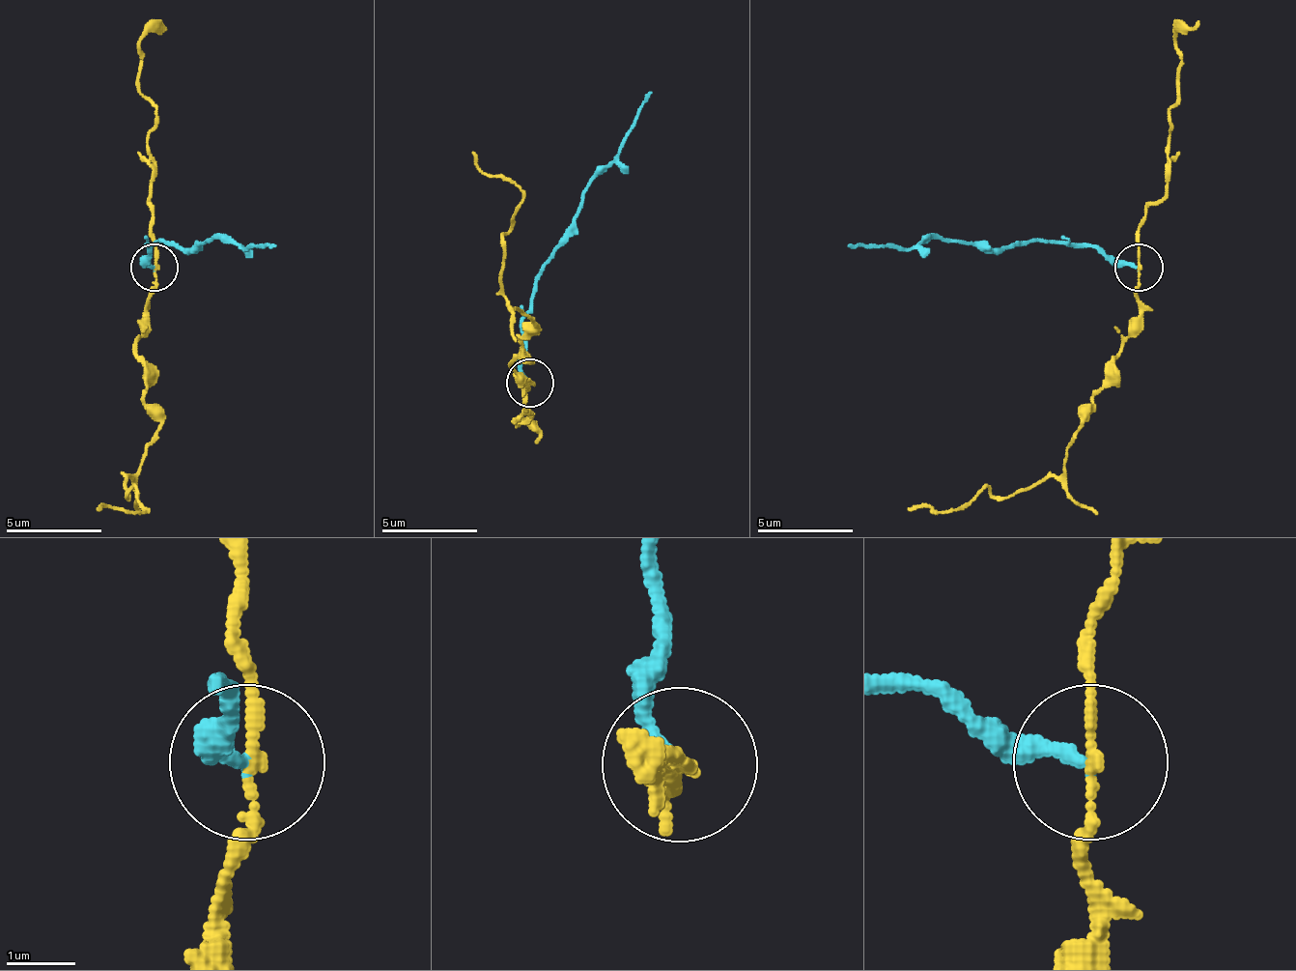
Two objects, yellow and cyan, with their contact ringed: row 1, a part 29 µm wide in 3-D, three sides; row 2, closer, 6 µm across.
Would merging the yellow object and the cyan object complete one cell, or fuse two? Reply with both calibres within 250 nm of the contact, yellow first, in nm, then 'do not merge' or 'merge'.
calibres 130 and 170 nm; do not merge

